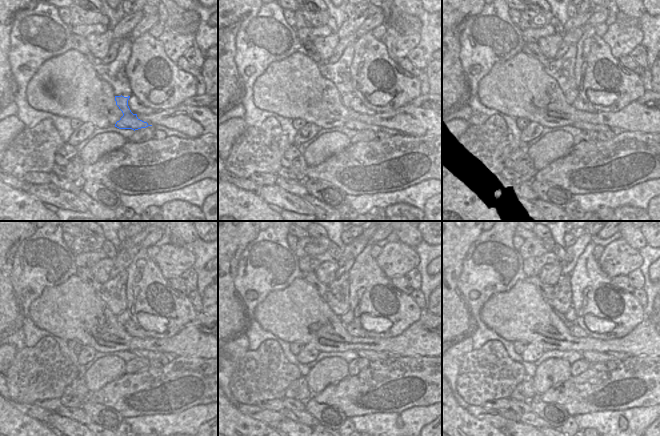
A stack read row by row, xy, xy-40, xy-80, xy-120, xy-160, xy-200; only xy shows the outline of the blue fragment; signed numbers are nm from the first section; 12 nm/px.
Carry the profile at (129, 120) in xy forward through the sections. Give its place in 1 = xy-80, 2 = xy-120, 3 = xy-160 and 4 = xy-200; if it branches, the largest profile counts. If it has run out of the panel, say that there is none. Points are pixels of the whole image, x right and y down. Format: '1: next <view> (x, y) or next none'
1: next xy-80 (580, 125)
2: next xy-120 (148, 354)
3: next xy-160 (368, 354)
4: next xy-200 (592, 357)

